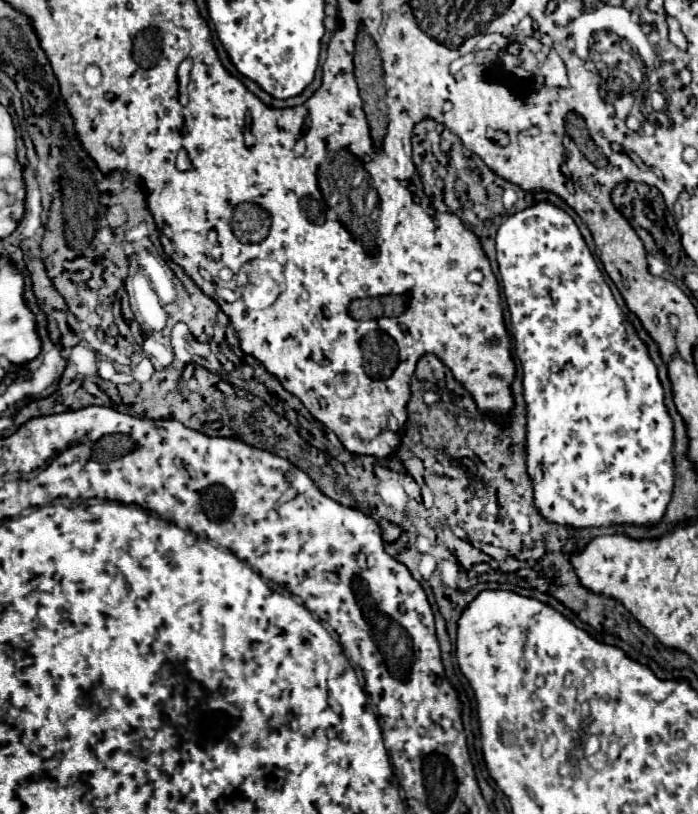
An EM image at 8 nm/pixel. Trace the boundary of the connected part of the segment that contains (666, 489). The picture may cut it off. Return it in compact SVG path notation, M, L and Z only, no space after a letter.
M537 201L531 207L525 207L503 219L495 235L497 265L499 277L505 293L505 301L511 313L511 329L515 339L515 353L523 369L523 399L527 409L527 445L525 445L525 463L527 475L533 483L533 503L537 513L547 523L569 525L575 529L585 527L609 527L609 525L659 525L665 509L673 495L675 483L675 459L673 459L673 421L665 407L665 391L657 375L657 367L649 355L647 345L639 339L635 327L625 319L621 307L617 305L603 273L597 267L595 257L591 255L577 223L567 211L553 205L551 201Z

